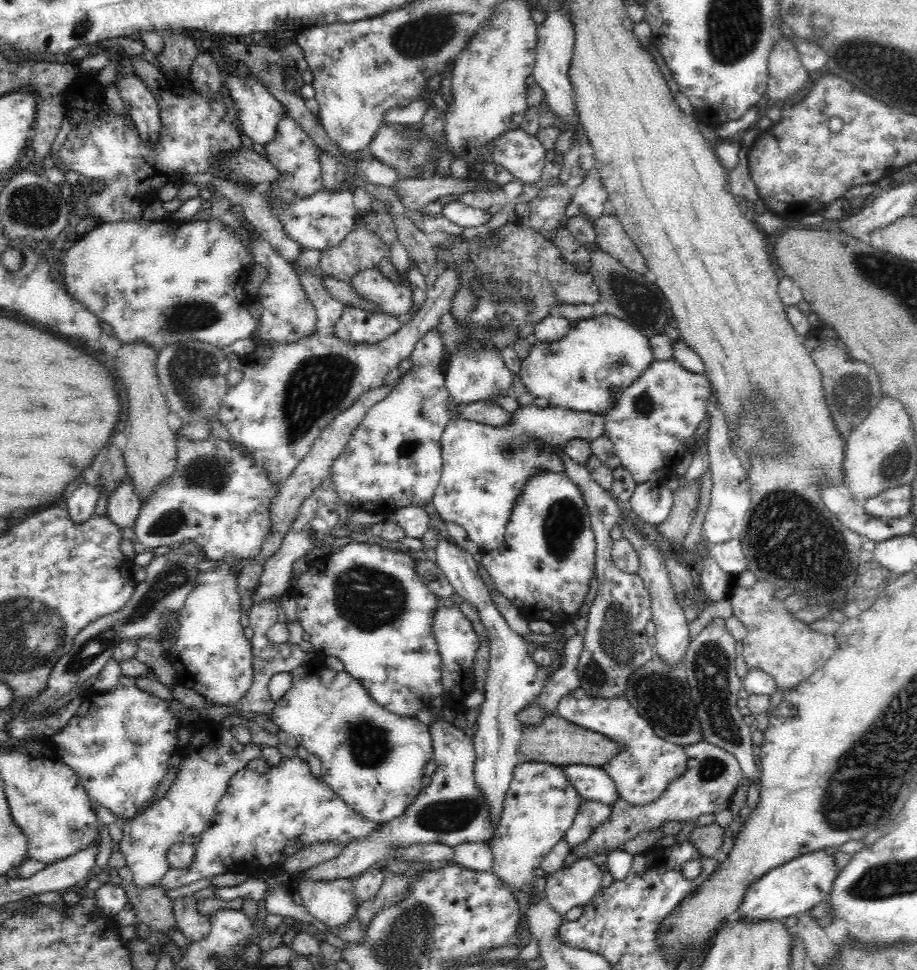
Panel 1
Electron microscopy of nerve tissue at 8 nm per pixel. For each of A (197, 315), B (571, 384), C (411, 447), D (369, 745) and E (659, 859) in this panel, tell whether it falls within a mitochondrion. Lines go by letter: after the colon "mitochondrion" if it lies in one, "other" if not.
A: mitochondrion
B: other
C: mitochondrion
D: mitochondrion
E: other

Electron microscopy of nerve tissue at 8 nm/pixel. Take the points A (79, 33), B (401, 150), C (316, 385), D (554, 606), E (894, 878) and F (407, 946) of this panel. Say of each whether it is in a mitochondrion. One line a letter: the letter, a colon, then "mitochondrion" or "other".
A: other
B: mitochondrion
C: mitochondrion
D: other
E: mitochondrion
F: mitochondrion

